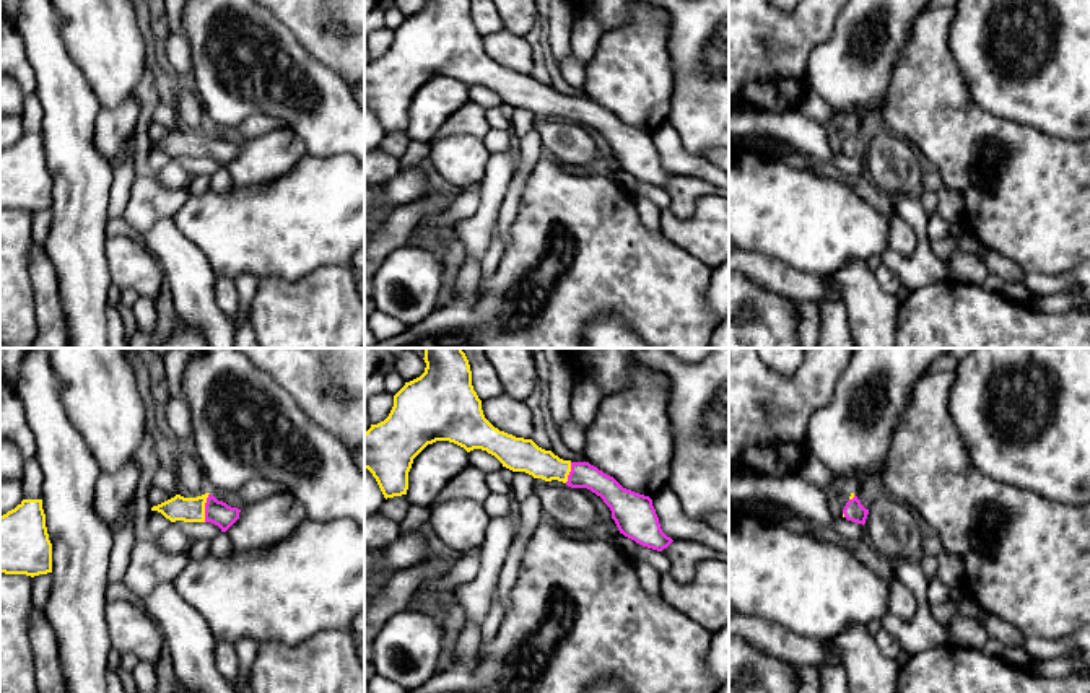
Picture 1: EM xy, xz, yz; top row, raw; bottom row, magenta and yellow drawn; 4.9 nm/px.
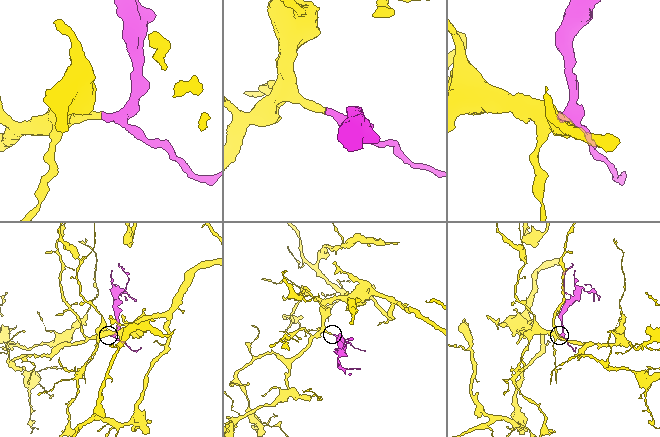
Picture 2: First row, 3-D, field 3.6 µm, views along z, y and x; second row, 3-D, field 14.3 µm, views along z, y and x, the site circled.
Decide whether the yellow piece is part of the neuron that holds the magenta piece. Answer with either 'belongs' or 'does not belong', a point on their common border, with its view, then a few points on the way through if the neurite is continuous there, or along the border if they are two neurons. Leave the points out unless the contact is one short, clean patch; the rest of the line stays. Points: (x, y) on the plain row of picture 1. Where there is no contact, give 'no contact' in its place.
belongs | xy (205, 143) | across xy (218, 148), (205, 143), (189, 145)

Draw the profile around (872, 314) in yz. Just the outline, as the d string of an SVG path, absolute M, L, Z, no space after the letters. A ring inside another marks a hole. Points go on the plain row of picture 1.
M852 260L844 268L823 277L841 293L852 345L856 348L895 348L900 301L879 286L867 262Z

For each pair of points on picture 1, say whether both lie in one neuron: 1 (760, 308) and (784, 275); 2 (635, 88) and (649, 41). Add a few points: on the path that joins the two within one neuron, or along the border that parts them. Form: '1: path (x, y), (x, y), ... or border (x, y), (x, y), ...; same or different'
1: border (745, 275), (793, 300); different
2: path (635, 77), (635, 56), (638, 52); same

